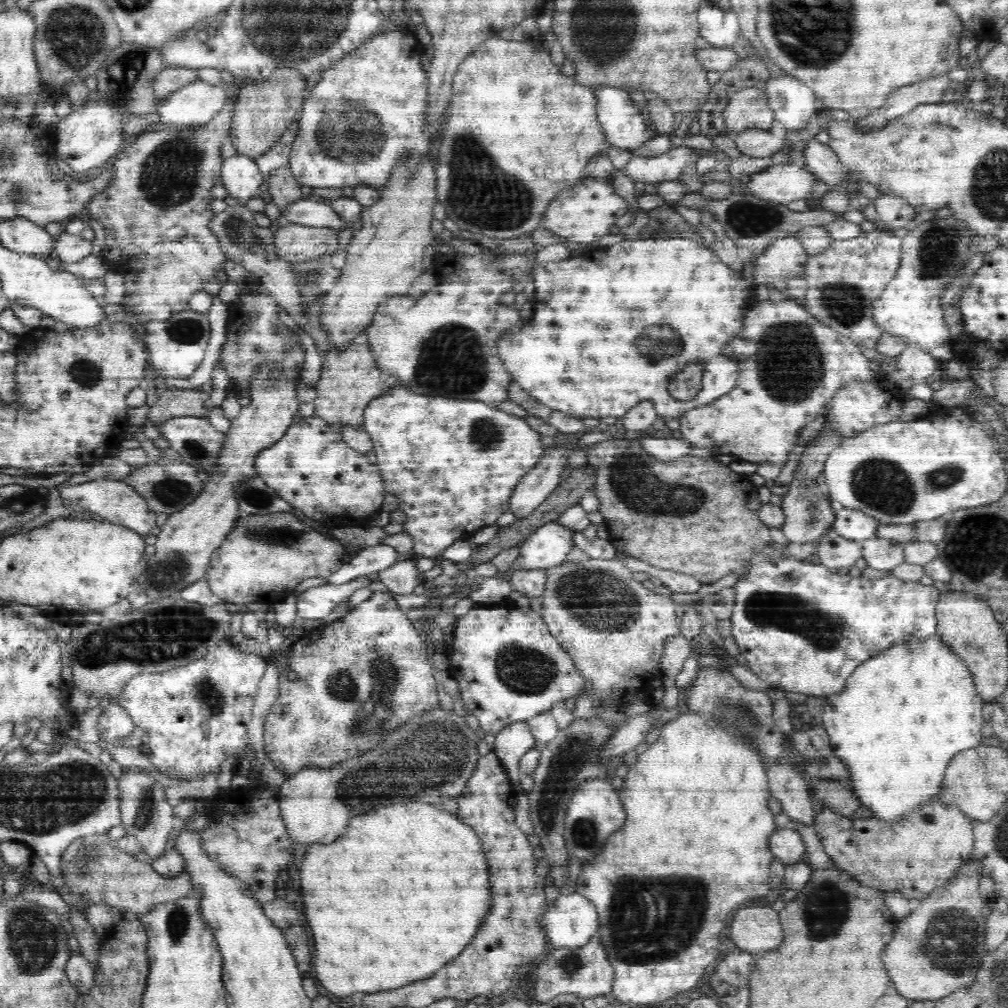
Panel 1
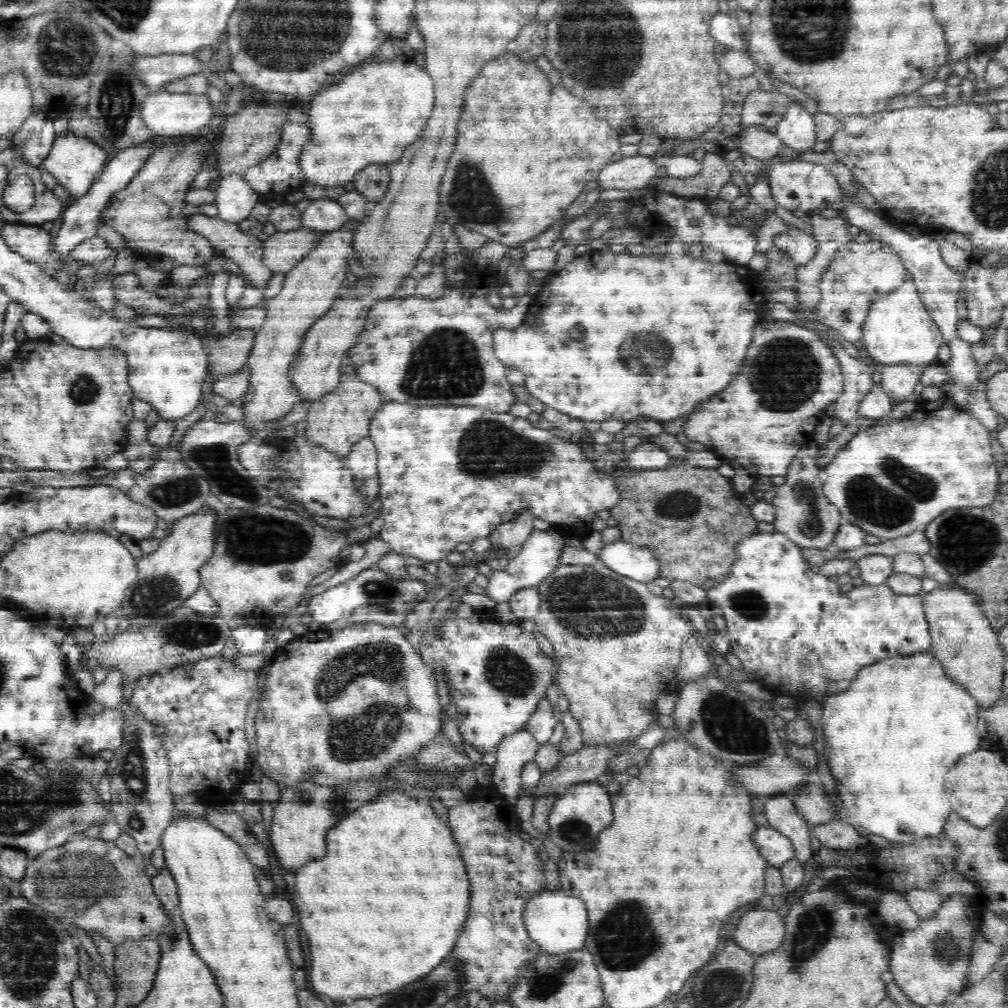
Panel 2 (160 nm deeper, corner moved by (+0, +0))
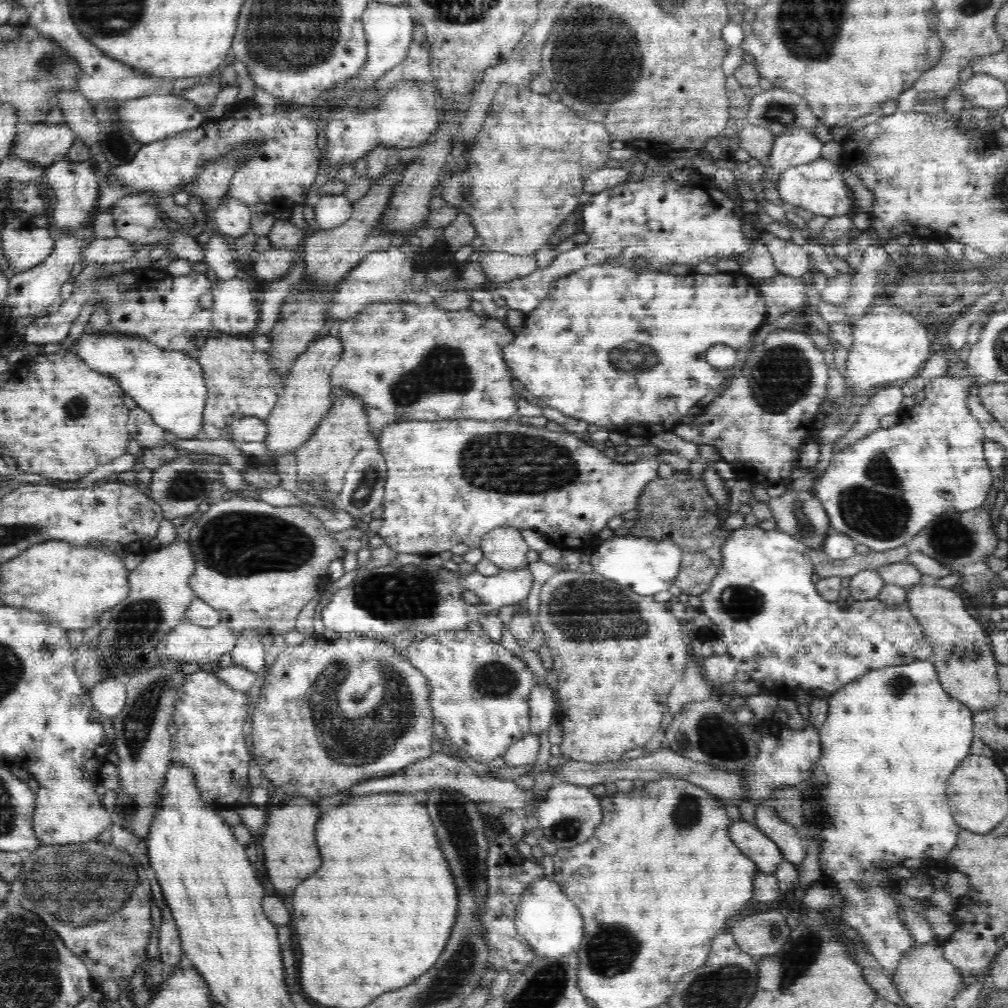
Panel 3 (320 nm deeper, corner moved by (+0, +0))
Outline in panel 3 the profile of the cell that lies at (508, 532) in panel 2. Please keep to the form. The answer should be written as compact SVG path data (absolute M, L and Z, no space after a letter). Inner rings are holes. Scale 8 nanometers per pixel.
M506 526L495 528L482 537L479 547L500 571L529 566L526 554L531 547L522 538L521 529Z

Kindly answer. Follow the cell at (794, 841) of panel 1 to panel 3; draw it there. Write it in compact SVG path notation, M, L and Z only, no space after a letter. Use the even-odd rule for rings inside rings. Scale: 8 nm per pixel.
M734 821L729 824L729 837L738 850L755 862L757 870L773 874L783 861L781 850L764 832L746 821Z

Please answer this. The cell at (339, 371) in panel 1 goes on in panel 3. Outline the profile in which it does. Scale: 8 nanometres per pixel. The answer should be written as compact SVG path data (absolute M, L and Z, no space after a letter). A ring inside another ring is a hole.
M333 388L331 396L333 404L324 416L324 420L295 453L298 488L322 500L336 498L340 494L354 457L362 451L362 440L369 436L368 419L362 401L343 388ZM316 478L323 480L321 487L317 489L312 487L312 482Z

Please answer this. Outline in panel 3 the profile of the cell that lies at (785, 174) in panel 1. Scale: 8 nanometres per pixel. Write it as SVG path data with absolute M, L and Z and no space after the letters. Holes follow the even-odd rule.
M824 157L786 170L779 177L777 190L786 208L804 208L810 210L815 216L832 218L847 215L856 210L855 197L842 175L842 164L825 160Z

